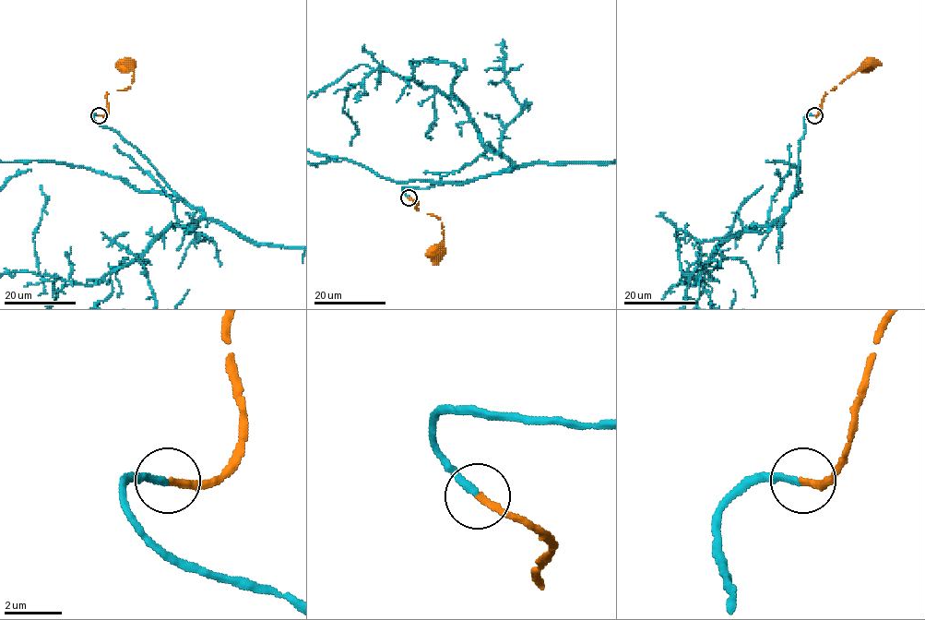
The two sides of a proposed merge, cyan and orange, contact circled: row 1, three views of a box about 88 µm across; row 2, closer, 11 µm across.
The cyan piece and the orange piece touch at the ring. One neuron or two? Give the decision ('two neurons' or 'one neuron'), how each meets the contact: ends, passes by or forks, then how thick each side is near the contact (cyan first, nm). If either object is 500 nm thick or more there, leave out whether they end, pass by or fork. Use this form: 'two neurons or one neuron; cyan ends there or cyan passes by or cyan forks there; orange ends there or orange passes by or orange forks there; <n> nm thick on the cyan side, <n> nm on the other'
one neuron; cyan ends there; orange ends there; 240 nm thick on the cyan side, 240 nm on the other

